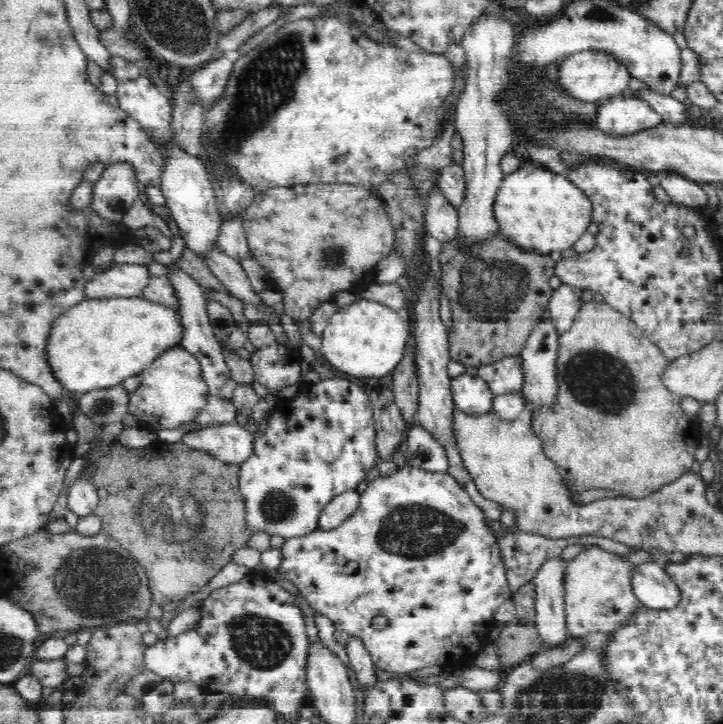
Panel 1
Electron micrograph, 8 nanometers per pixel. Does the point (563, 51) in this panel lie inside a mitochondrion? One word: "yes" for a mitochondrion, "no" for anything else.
no

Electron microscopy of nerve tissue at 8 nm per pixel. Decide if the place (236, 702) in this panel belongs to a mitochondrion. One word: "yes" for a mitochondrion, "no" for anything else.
no

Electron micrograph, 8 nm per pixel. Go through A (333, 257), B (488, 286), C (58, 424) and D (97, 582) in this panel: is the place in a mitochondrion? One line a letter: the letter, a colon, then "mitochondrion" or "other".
A: mitochondrion
B: mitochondrion
C: other
D: mitochondrion

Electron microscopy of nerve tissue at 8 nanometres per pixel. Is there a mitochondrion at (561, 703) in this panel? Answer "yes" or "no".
yes

